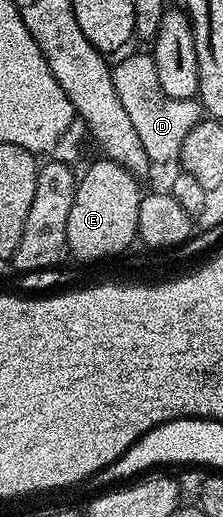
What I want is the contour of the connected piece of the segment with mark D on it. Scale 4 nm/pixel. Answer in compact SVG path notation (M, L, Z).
M152 54L129 55L112 68L116 95L131 118L131 125L135 127L135 133L139 135L150 162L174 162L181 154L185 137L204 120L205 110L200 100L167 98L161 91Z

